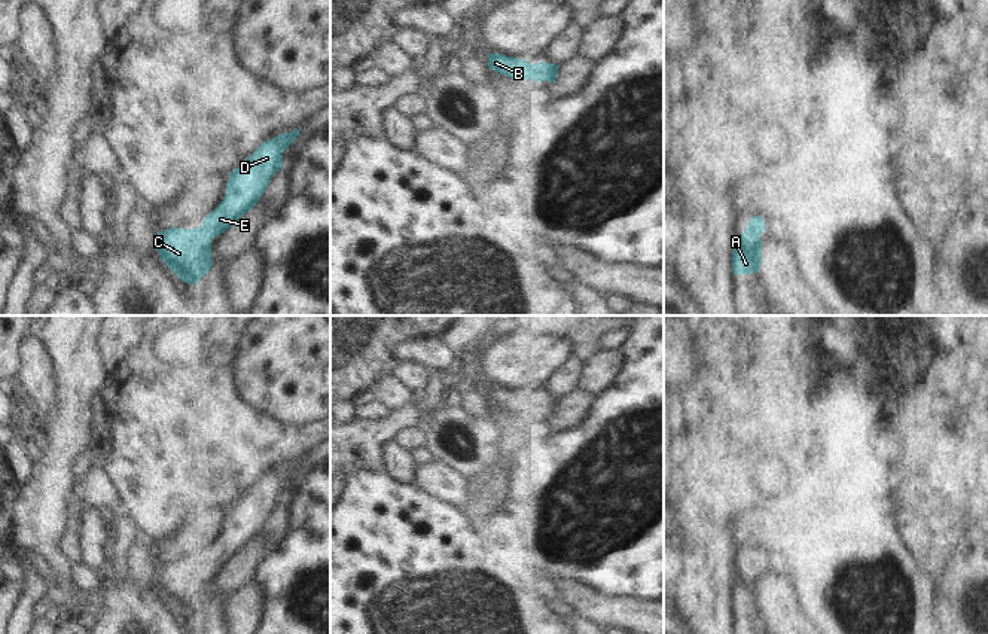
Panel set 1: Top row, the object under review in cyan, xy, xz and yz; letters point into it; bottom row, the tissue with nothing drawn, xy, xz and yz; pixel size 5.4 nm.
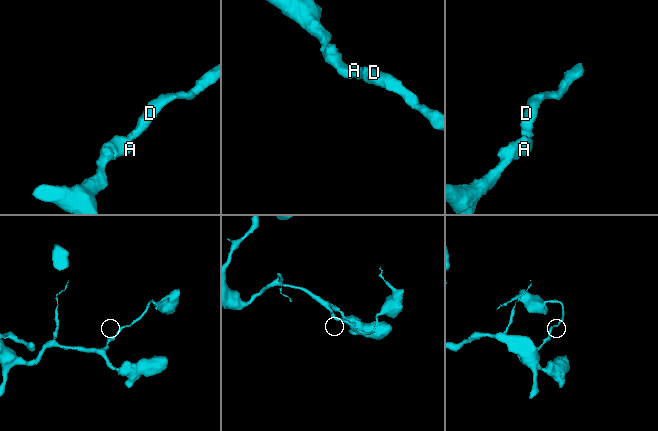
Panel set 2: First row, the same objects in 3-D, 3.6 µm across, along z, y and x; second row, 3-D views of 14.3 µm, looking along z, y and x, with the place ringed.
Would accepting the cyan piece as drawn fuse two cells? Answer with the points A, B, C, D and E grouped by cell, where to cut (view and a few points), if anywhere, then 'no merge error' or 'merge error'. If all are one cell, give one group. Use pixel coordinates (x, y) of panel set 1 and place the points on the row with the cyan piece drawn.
A B C D E | no cut | no merge error

